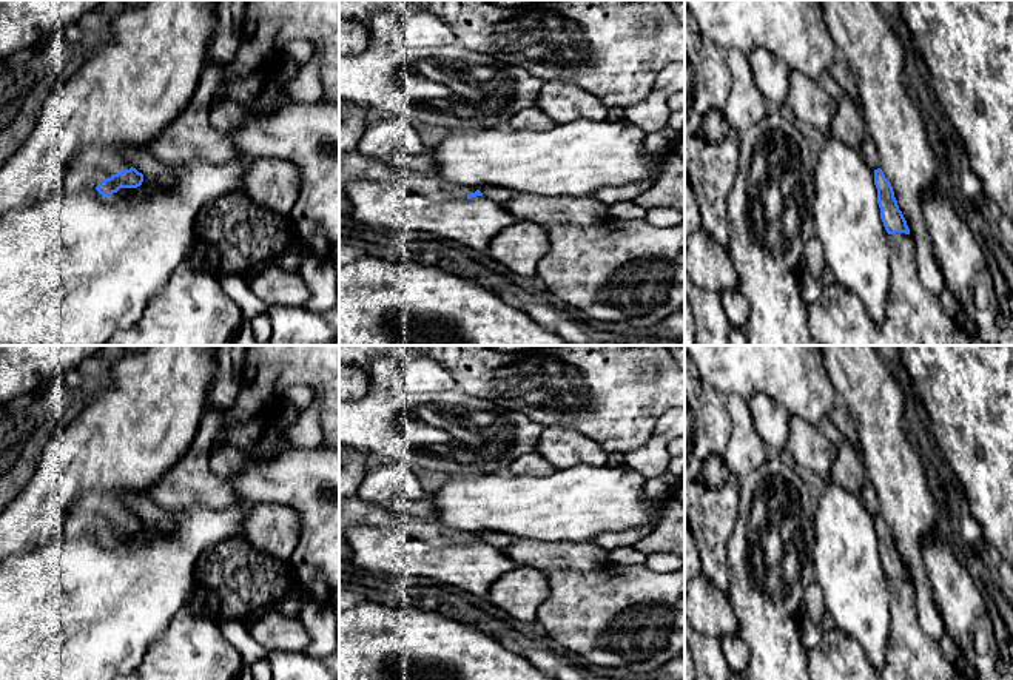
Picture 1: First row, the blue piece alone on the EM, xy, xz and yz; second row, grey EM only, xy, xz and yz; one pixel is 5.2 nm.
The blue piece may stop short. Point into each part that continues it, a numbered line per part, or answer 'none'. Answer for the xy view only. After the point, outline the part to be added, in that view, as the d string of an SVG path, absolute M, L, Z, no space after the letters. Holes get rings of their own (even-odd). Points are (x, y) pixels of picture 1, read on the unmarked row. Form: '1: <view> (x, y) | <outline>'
1: xy (96, 508) | M100 489L86 490L68 510L63 523L65 538L80 538L96 532L123 515L130 515L122 501L113 493Z

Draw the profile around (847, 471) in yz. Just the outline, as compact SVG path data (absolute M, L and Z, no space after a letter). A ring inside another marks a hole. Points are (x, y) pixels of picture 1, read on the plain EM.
M845 439L836 447L836 456L831 464L828 480L851 493L859 493L865 478L865 467L856 447Z

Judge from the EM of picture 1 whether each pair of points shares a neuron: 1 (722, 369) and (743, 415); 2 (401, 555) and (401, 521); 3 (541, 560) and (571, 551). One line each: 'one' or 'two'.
1: two
2: two
3: one

